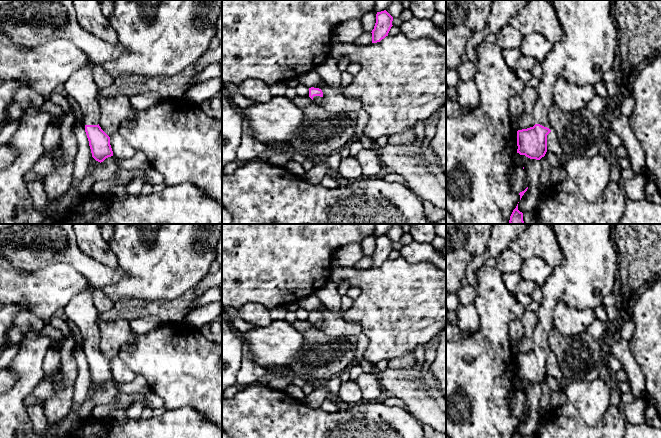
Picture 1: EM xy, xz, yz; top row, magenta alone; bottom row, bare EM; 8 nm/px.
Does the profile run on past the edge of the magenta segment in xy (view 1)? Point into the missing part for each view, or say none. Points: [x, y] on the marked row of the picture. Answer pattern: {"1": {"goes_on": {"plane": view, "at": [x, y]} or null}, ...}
{"1": {"goes_on": {"plane": "xy", "at": [81, 86]}}}

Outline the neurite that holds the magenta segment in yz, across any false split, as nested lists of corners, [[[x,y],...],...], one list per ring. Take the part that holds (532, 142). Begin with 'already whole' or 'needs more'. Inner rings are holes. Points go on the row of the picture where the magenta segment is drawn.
needs more; [[[551,0],[563,31],[562,39],[553,45],[542,65],[542,78],[536,87],[538,99],[534,106],[535,125],[517,131],[517,153],[540,160],[547,152],[547,135],[551,132],[547,112],[553,103],[553,87],[561,77],[576,86],[595,86],[604,73],[612,69],[618,30],[612,16],[612,0]]]

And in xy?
needs more; [[[90,62],[77,70],[64,84],[68,97],[80,106],[85,124],[85,132],[89,141],[92,157],[103,162],[113,156],[110,137],[99,126],[100,107],[97,100],[99,88],[93,78]]]

